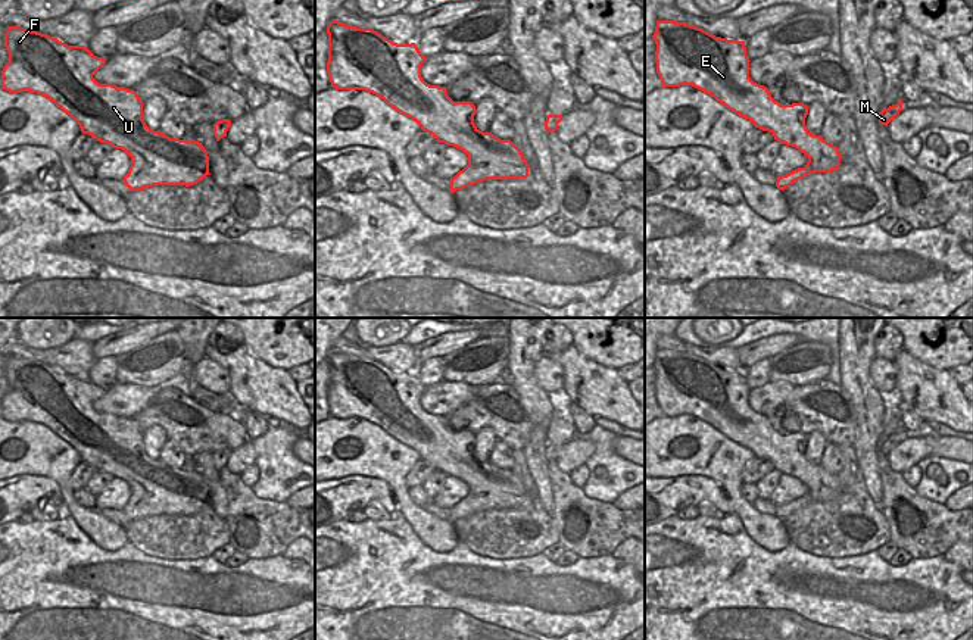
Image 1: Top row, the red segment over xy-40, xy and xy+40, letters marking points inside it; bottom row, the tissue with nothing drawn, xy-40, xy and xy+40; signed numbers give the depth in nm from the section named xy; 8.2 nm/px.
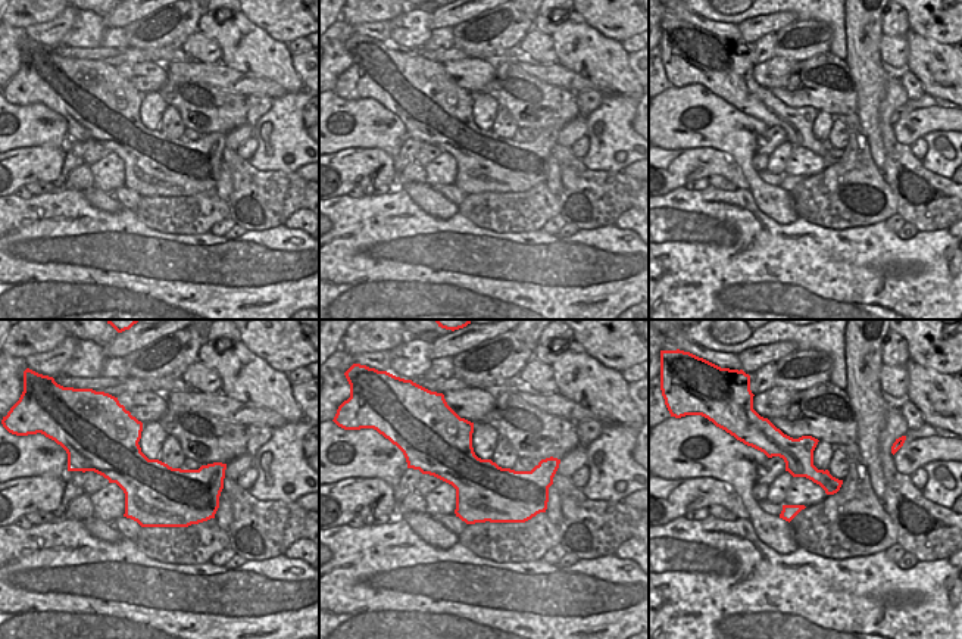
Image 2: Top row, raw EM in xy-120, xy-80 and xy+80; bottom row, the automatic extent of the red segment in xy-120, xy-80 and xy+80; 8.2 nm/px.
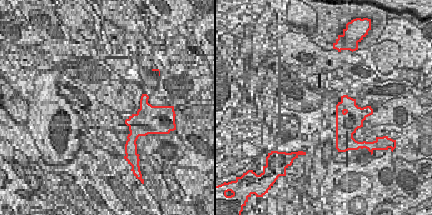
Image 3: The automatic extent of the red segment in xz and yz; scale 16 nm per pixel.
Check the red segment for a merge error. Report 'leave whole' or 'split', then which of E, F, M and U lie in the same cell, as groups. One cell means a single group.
leave whole | E F M U

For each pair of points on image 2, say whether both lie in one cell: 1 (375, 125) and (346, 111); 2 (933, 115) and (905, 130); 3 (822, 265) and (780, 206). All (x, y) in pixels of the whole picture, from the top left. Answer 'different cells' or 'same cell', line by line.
1: same cell
2: same cell
3: different cells

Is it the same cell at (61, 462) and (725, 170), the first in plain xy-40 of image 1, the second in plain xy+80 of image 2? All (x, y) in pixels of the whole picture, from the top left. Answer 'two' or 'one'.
two

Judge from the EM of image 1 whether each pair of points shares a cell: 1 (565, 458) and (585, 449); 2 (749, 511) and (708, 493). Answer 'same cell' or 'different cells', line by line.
1: same cell
2: different cells

